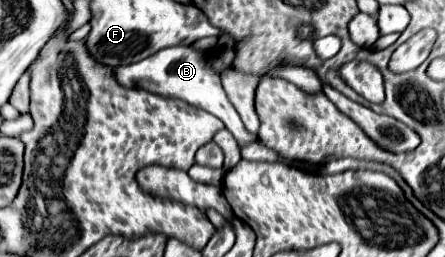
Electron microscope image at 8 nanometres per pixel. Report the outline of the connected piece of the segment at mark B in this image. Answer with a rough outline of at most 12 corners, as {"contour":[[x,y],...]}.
{"contour":[[176,45],[116,69],[124,87],[178,97],[256,141],[230,103],[212,53]]}

